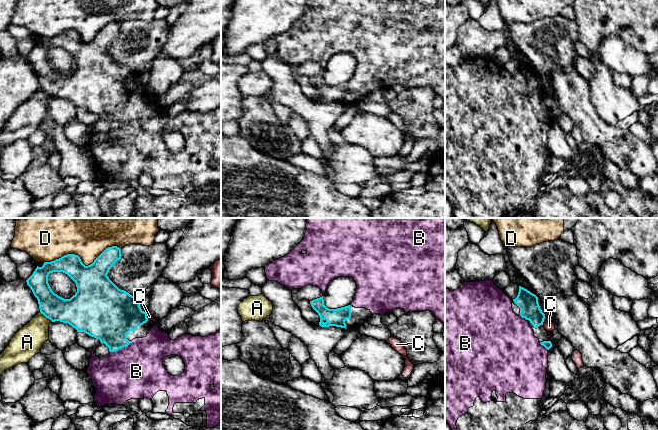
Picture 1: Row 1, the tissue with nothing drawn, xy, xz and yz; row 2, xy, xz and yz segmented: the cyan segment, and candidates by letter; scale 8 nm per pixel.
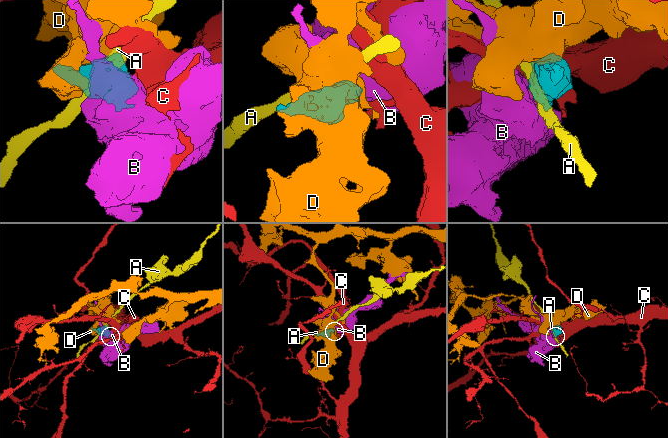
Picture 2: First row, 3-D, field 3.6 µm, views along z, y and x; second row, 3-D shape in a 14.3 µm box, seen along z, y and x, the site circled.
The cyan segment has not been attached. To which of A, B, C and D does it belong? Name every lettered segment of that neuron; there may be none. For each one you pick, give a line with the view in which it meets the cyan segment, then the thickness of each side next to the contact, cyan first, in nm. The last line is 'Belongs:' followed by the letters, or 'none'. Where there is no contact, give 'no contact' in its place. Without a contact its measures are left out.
B: meets cyan in xy; 380 nm thick on the cyan side, 440 nm on the other
Belongs: B

